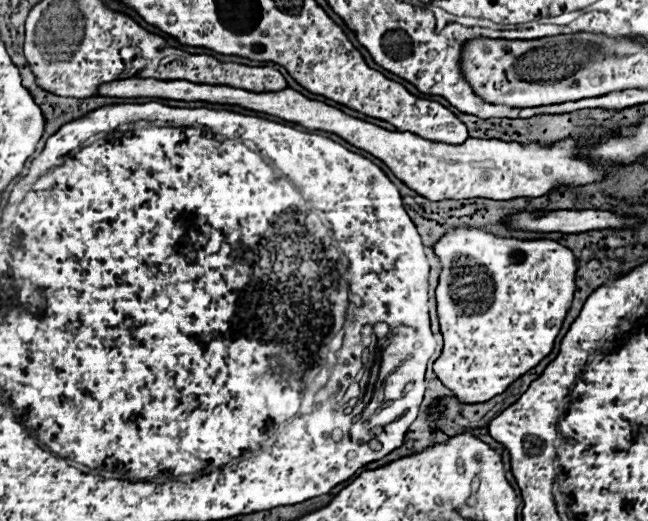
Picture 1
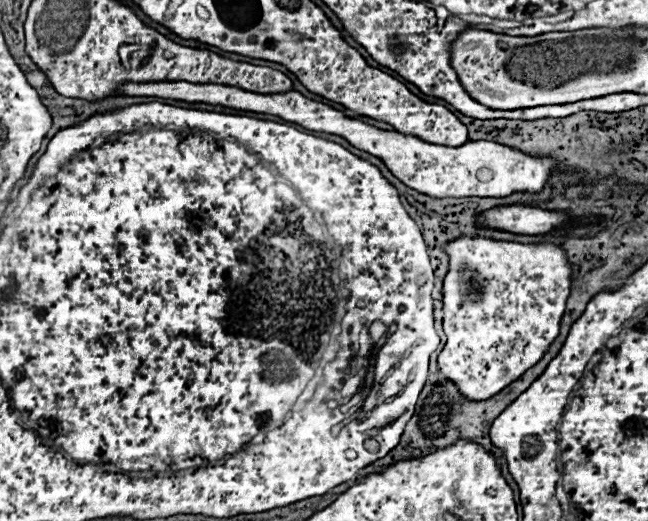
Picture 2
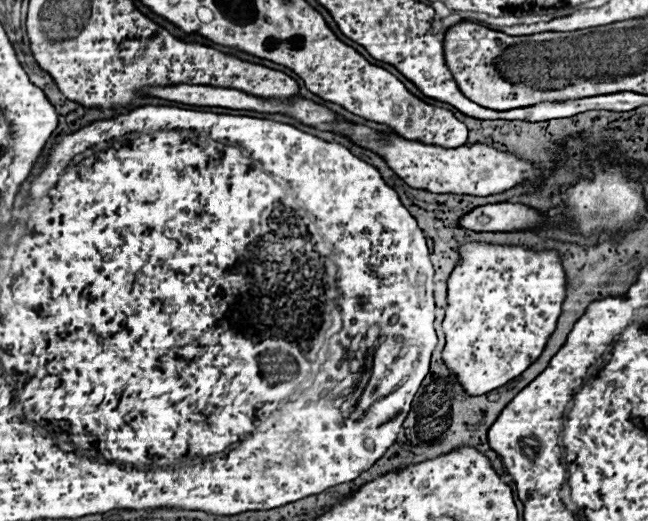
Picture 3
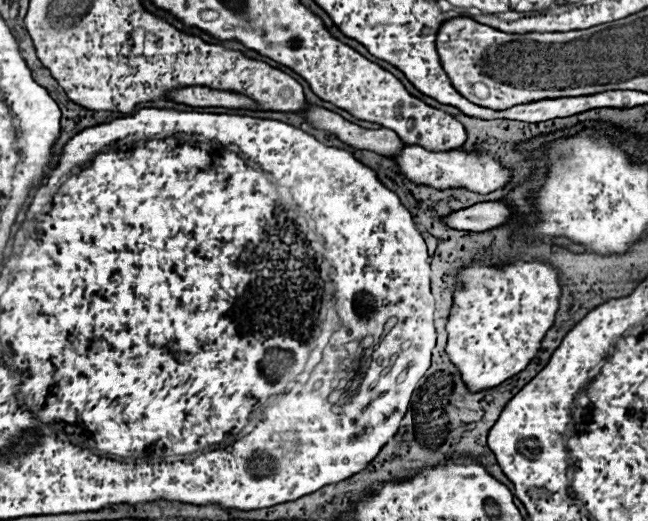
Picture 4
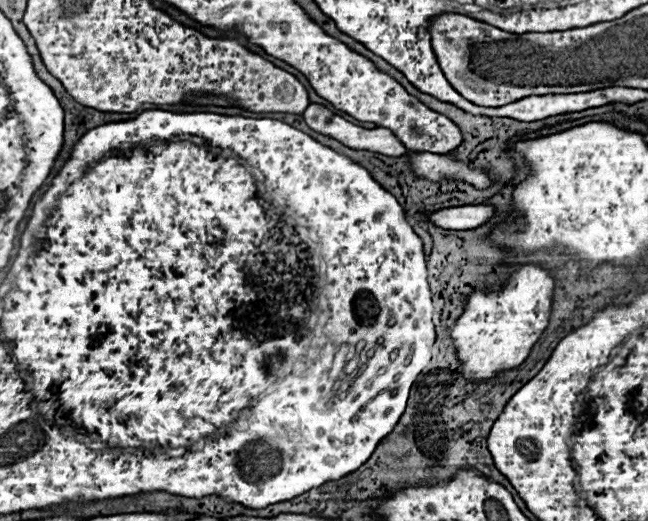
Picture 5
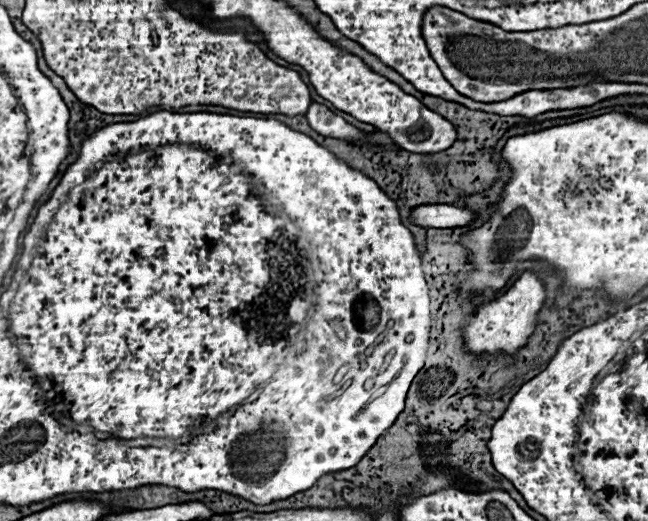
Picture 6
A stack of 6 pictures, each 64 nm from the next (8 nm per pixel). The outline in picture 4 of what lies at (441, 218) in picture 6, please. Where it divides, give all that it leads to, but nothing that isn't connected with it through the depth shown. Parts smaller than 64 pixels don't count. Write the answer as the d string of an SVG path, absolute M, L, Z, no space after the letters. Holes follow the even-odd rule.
M482 202L474 204L466 210L456 210L442 218L448 228L454 230L470 230L470 232L484 232L504 224L512 216L512 208L502 202Z

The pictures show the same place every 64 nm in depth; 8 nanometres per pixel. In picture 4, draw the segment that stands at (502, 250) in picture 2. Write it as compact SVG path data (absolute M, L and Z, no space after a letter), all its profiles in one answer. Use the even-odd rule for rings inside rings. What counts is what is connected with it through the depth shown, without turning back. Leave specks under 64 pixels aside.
M476 258L476 262L458 274L460 286L454 292L454 308L448 318L446 330L448 330L448 346L446 352L450 354L450 360L454 366L458 366L462 380L470 386L470 390L482 390L482 388L494 388L498 382L504 382L506 378L518 374L522 366L526 366L538 352L540 342L550 330L554 322L554 314L558 310L558 296L560 296L560 284L558 284L558 270L552 268L546 262L524 262L514 260L510 264L504 264L502 268L484 266L482 258Z

